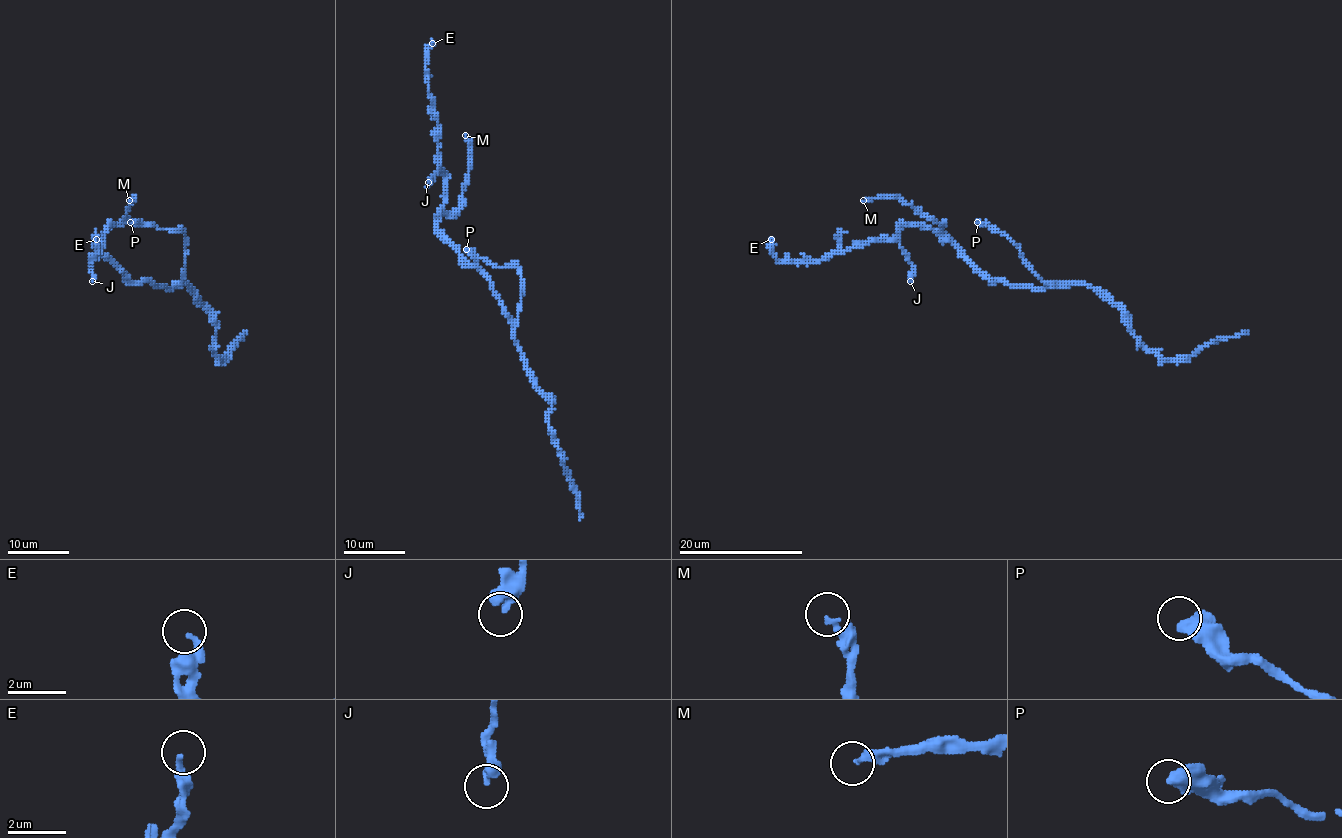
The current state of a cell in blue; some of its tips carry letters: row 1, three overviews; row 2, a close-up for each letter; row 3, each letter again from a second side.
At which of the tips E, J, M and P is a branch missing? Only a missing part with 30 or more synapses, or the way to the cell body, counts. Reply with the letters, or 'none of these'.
M

